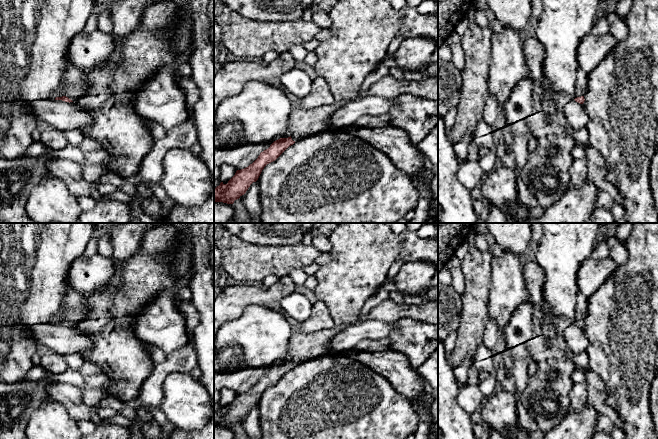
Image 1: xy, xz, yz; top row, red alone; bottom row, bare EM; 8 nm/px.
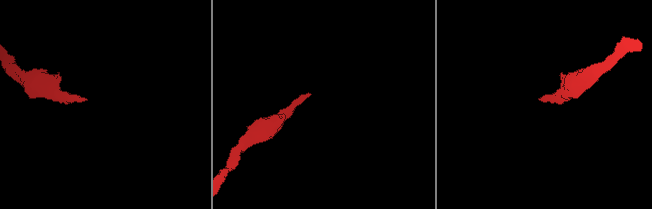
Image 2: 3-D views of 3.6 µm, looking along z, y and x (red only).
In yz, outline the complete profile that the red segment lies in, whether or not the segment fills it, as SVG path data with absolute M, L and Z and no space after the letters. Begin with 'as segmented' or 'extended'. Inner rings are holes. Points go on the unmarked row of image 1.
extended; M580 292L580 294L577 295L577 306L573 320L556 315L548 317L547 320L551 323L554 330L562 333L562 331L571 324L575 324L576 326L583 328L585 325L583 319L586 317L586 315L587 297L582 292Z

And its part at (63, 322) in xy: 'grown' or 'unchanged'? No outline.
grown

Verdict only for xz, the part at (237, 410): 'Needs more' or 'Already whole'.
Needs more

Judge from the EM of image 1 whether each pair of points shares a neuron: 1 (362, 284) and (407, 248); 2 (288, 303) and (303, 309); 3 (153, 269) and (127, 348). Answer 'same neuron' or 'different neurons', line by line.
1: same neuron
2: same neuron
3: same neuron

